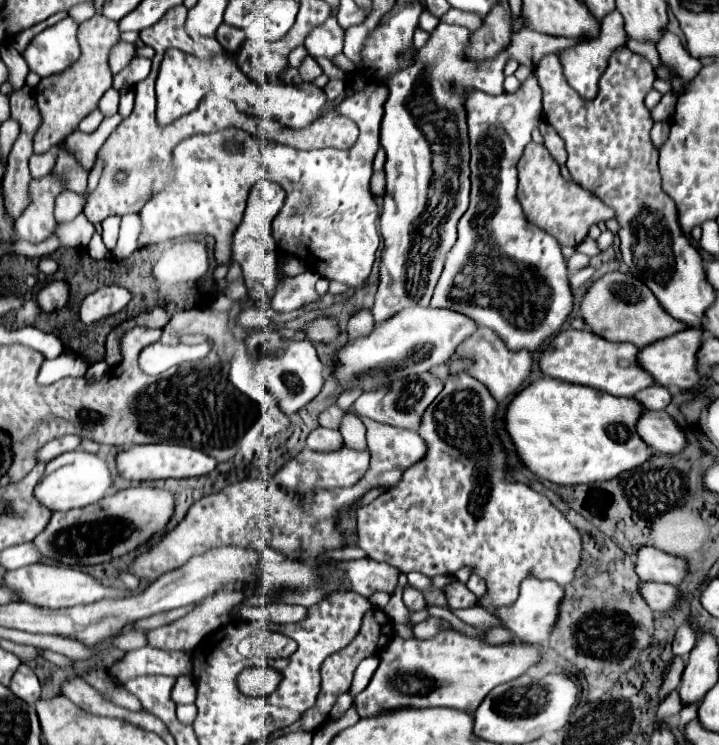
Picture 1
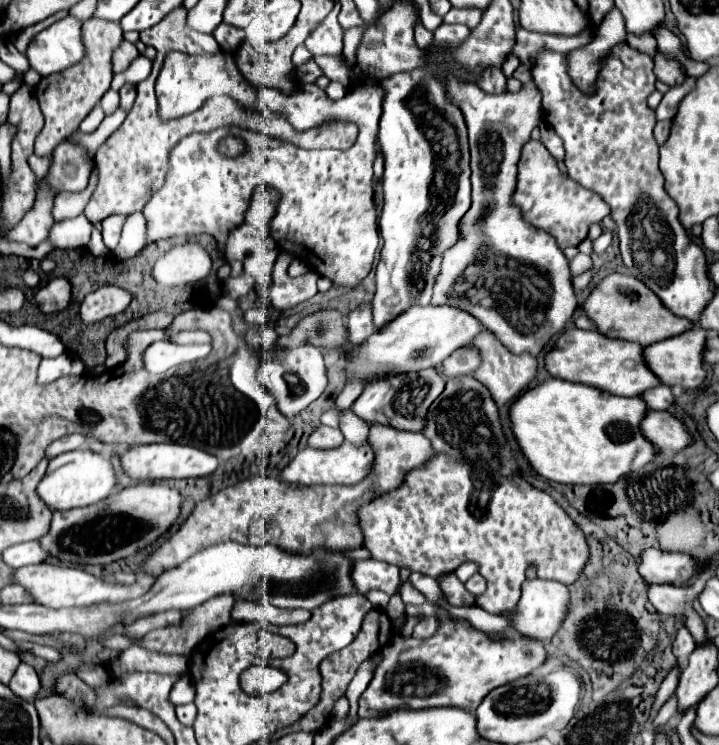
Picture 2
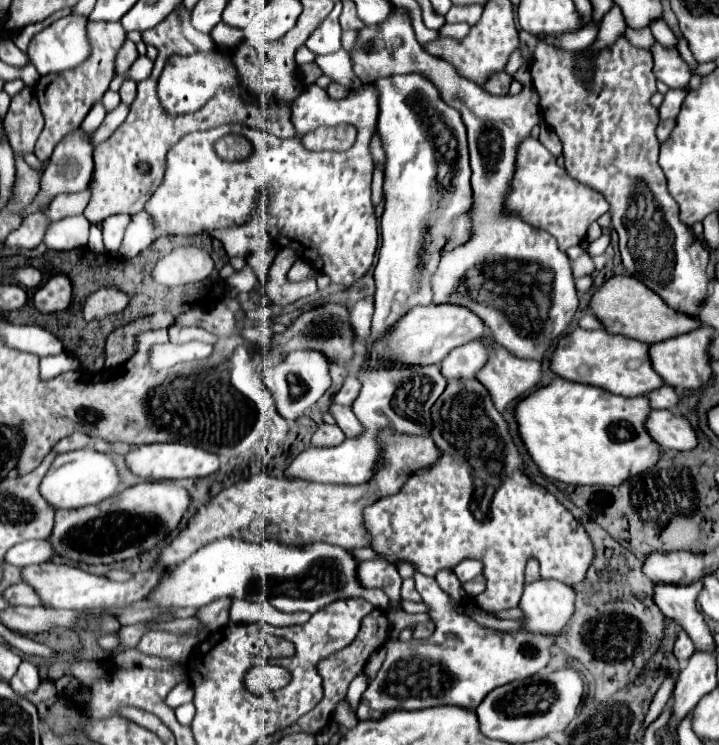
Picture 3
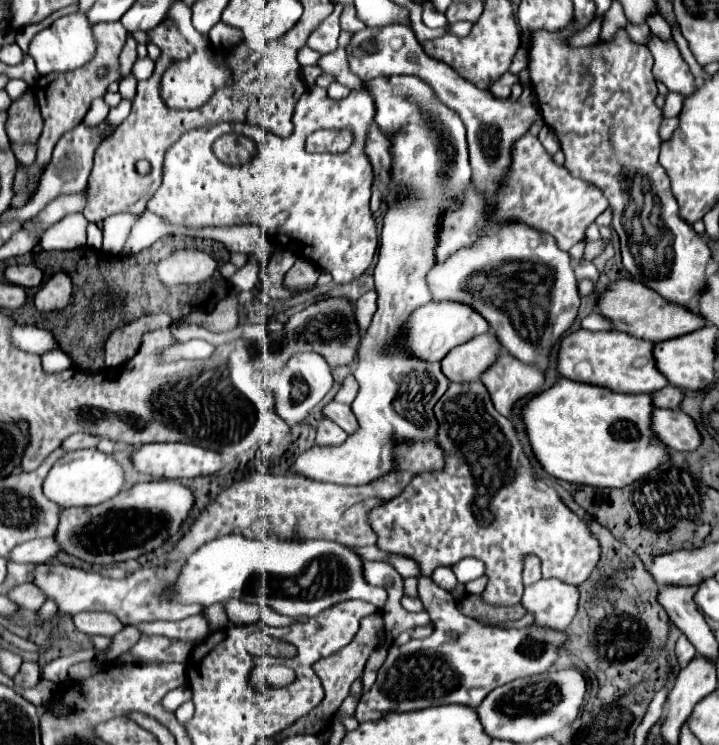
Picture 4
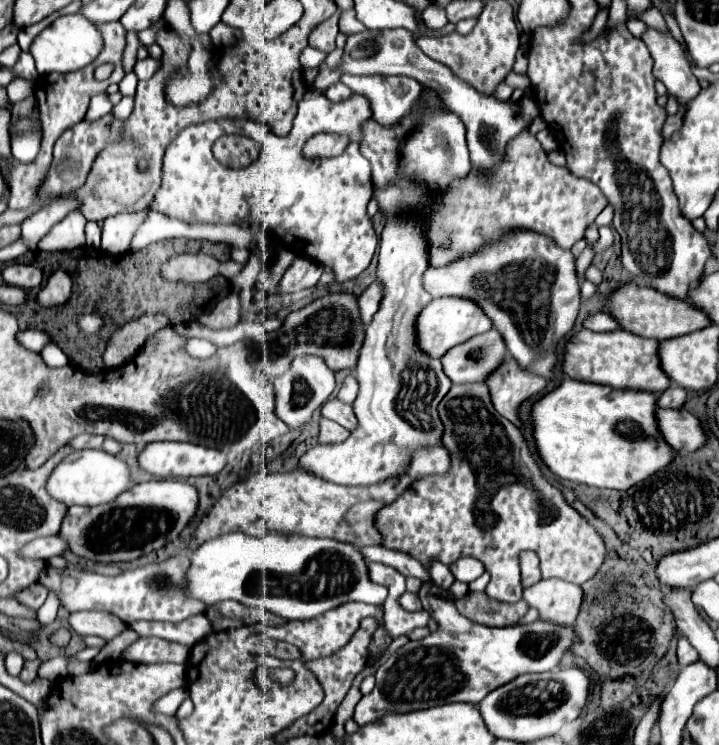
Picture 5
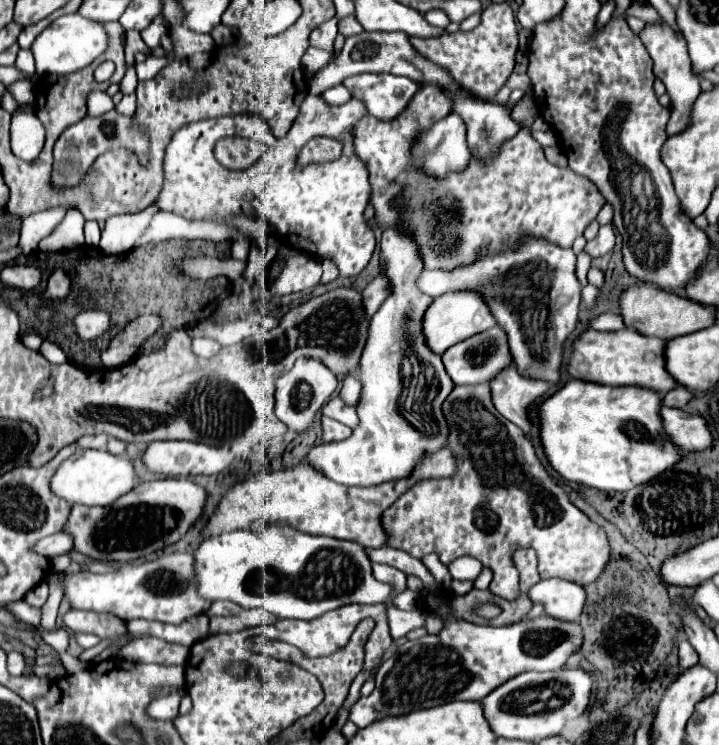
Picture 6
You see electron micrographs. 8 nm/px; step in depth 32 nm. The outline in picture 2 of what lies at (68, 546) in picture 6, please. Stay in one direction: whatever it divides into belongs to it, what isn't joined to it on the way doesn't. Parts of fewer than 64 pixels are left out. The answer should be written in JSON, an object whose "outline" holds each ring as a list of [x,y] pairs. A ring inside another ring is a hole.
{"outline":[[[32,540],[32,542],[22,542],[22,544],[16,544],[16,546],[8,548],[2,558],[8,566],[22,568],[22,566],[28,566],[28,564],[40,564],[48,556],[50,554],[42,548],[42,544],[38,540]]]}

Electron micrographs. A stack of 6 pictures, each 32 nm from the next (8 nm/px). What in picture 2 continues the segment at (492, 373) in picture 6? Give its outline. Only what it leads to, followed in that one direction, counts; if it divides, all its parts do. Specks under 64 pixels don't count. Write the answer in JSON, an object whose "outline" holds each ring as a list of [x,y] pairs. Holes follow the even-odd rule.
{"outline":[[[462,346],[454,350],[444,362],[442,362],[442,374],[446,378],[456,378],[456,376],[468,376],[472,370],[476,370],[482,362],[480,350],[476,346]]]}

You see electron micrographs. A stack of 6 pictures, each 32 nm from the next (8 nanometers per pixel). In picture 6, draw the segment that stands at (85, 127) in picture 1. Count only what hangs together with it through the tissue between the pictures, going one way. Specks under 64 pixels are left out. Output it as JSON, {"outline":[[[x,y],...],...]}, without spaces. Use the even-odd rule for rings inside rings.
{"outline":[[[100,90],[90,92],[86,104],[88,104],[88,114],[90,116],[100,116],[100,114],[104,114],[104,112],[108,112],[108,110],[114,108],[112,98],[106,92],[100,92]]]}

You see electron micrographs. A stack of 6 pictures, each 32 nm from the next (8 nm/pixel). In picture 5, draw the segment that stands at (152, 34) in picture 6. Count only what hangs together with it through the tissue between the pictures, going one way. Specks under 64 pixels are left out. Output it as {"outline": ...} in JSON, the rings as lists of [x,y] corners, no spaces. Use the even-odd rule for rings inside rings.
{"outline":[[[163,18],[160,19],[159,21],[161,21],[161,22],[157,22],[150,28],[138,32],[138,37],[143,45],[150,46],[156,42],[156,37],[157,37],[158,31],[165,26],[165,24],[163,22],[165,20]]]}

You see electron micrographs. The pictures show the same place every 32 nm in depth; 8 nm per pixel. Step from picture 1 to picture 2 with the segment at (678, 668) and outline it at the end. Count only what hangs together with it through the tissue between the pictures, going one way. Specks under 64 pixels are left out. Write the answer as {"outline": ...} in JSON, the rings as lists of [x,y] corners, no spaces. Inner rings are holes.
{"outline":[[[672,670],[672,672],[664,678],[664,682],[662,682],[658,694],[656,694],[656,700],[654,700],[654,706],[652,706],[652,714],[650,714],[650,718],[654,718],[654,716],[658,714],[658,710],[664,706],[664,702],[674,694],[676,684],[678,684],[678,674],[680,674],[678,670]]]}

